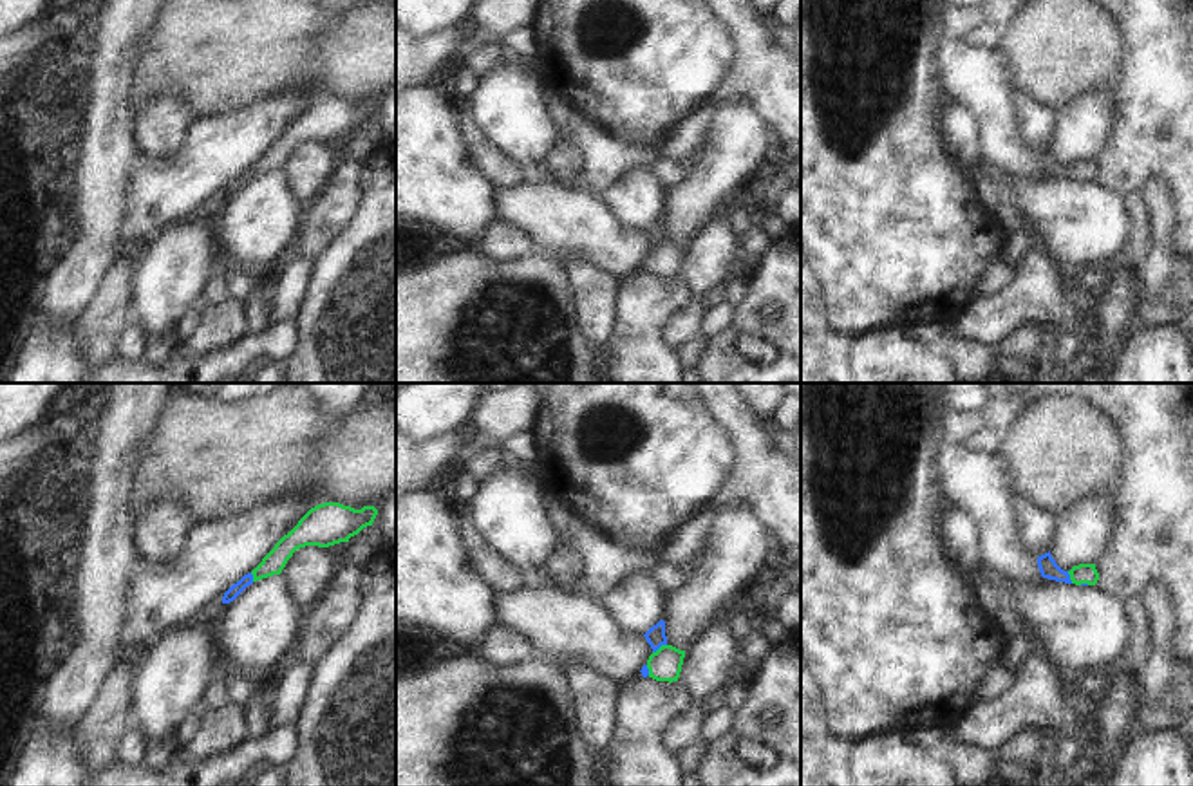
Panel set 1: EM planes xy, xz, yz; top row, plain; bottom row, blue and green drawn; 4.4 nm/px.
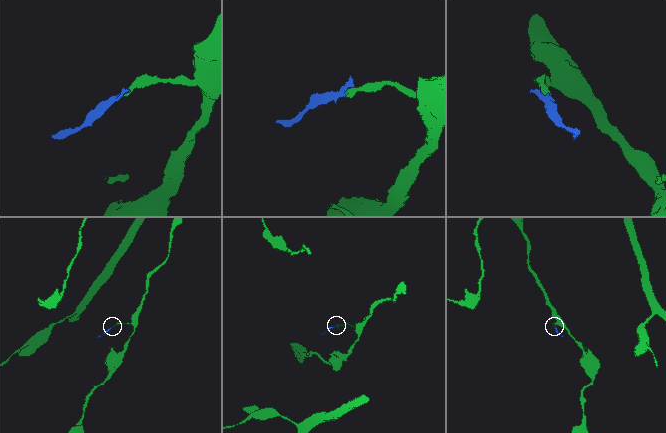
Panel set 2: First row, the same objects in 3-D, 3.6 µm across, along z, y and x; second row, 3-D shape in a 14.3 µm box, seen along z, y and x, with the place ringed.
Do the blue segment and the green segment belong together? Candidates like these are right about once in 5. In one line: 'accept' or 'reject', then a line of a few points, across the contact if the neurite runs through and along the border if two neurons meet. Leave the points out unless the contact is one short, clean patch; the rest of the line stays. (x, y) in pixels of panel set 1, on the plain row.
accept; line xz (655, 232), (658, 243), (666, 259)

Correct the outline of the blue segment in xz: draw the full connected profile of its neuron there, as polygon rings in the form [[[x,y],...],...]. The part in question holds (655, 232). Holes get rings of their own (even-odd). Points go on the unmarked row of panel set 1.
[[[660,215],[656,220],[653,220],[645,229],[647,239],[653,244],[653,249],[649,251],[647,258],[642,262],[643,273],[653,273],[656,276],[678,276],[685,246],[680,246],[667,239],[665,231],[665,217]]]

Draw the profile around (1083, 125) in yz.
[[[1081,92],[1057,110],[1050,150],[1063,166],[1079,159],[1095,159],[1115,123],[1117,99],[1113,92]]]

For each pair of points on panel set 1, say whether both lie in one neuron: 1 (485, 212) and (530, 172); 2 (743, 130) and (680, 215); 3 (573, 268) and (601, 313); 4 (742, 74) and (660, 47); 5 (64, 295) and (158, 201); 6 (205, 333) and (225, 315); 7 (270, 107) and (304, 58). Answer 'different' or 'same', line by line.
1: different
2: same
3: same
4: different
5: different
6: same
7: different

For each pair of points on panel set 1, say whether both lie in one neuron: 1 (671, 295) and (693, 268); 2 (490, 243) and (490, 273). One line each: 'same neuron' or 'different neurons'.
1: different neurons
2: different neurons

